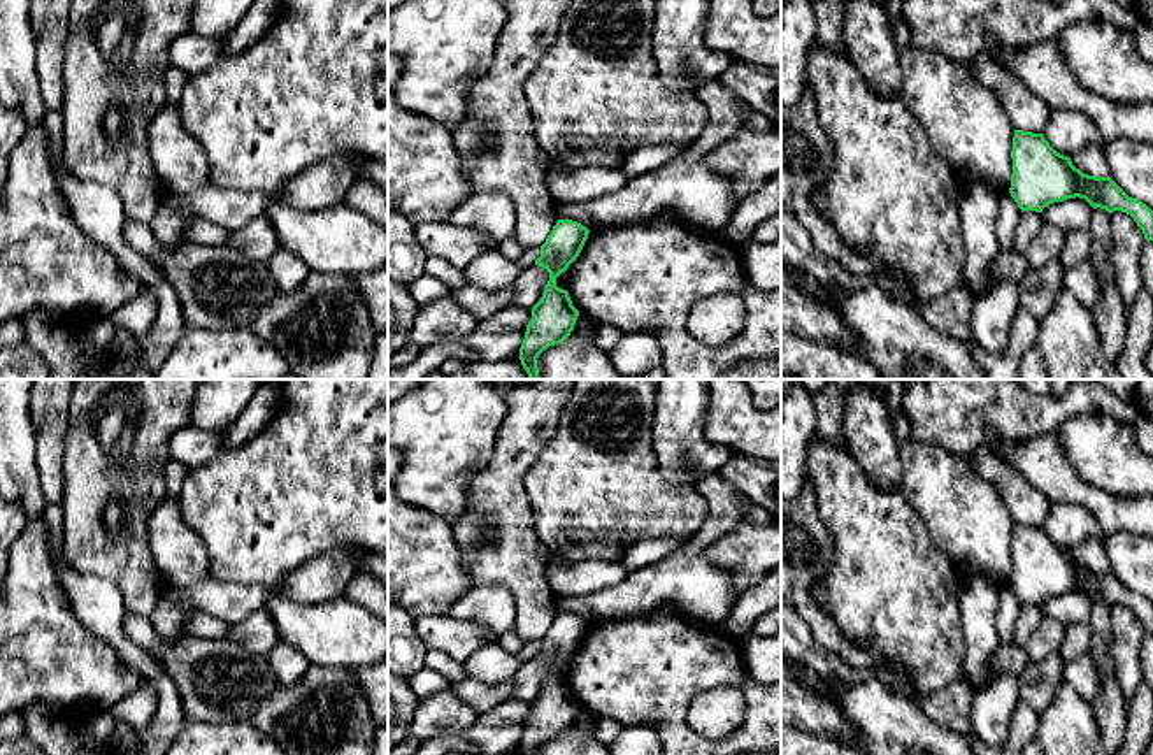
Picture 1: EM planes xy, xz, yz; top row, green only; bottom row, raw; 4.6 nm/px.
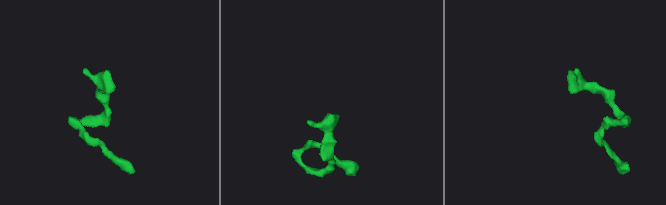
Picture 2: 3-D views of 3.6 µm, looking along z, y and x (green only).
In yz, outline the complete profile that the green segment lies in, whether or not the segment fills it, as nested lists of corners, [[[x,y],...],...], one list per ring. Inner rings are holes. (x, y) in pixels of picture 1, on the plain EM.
[[[1014,523],[1009,586],[1023,604],[1042,606],[1055,595],[1085,592],[1093,602],[1127,606],[1153,634],[1153,604],[1128,590],[1109,569],[1095,571],[1076,562],[1069,550],[1056,546],[1042,527]]]

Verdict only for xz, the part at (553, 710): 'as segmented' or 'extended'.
as segmented

